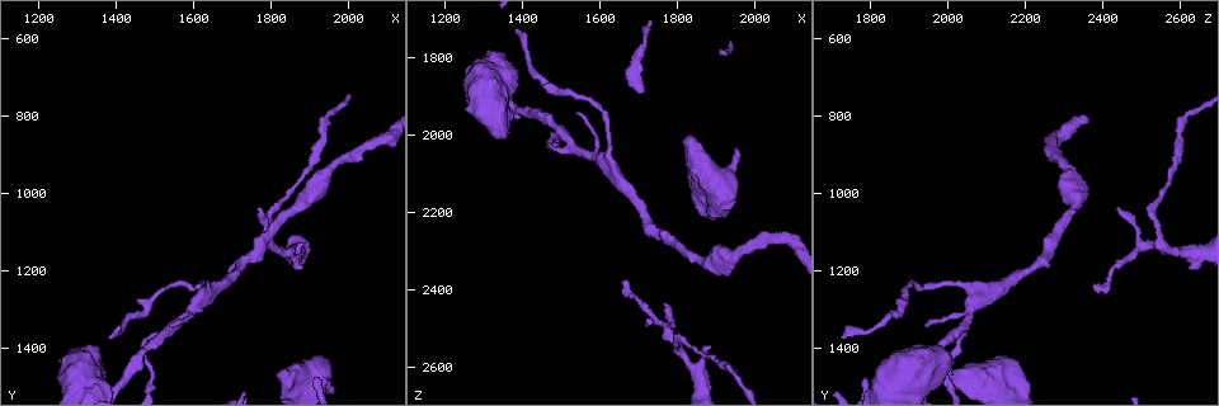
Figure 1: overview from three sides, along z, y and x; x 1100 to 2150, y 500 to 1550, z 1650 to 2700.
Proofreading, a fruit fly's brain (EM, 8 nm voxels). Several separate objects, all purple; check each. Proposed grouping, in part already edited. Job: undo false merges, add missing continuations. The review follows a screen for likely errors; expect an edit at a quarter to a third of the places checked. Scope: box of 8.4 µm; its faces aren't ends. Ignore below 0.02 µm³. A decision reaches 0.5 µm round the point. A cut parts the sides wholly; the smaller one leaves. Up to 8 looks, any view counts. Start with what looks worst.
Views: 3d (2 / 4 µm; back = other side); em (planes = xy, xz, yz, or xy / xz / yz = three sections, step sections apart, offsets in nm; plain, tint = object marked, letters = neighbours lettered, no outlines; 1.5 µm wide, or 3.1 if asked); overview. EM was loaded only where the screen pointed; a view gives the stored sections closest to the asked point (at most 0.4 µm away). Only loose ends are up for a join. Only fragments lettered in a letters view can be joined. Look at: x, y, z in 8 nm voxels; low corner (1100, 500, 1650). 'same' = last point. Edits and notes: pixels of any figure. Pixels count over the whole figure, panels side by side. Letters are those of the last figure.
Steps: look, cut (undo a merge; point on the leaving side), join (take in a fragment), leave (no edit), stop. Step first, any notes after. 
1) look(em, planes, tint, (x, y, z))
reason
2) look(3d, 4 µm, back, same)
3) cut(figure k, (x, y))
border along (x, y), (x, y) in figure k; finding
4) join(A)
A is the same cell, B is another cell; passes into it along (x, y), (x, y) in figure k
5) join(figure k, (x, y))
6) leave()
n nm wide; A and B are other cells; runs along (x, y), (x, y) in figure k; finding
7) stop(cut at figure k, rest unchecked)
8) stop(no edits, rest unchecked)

look(3d, 4 µm, (1880, 1120, 2545))
free end

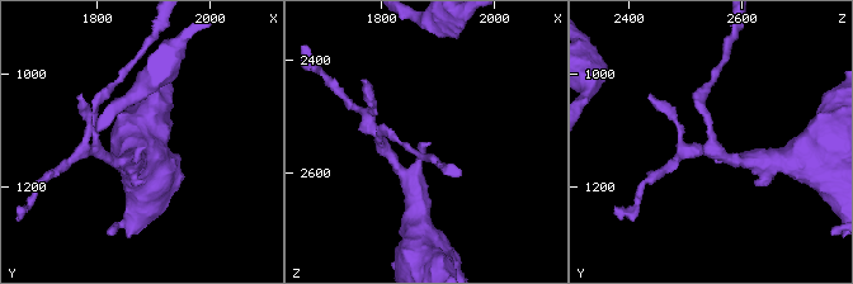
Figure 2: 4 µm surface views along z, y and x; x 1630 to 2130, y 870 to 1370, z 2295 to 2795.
look(em, yz, step 4, tint, (1880, 1130, 2545))
now the EM

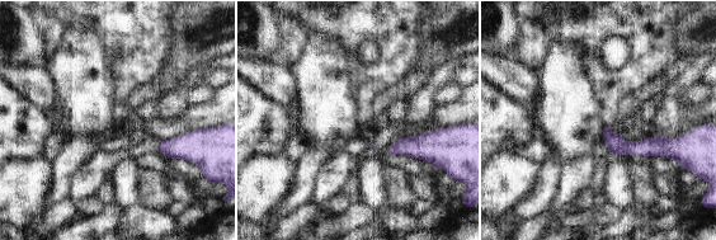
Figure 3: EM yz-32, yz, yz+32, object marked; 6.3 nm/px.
look(em, planes, letters, same)

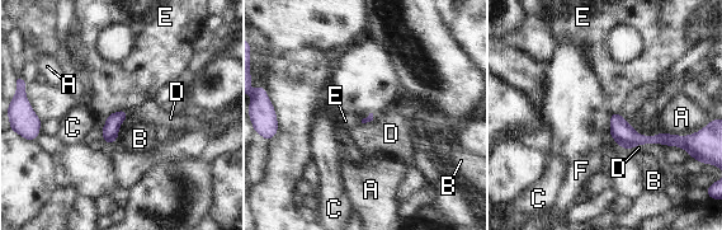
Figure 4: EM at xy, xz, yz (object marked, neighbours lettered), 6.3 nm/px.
leave()
A, B, C, D, E and F are other cells; runs along (613, 117), (633, 139), (679, 141) in figure 4; none of them fits

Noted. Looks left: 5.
look(em, planes, plain, (1385, 1370, 1725))
long arm stops here

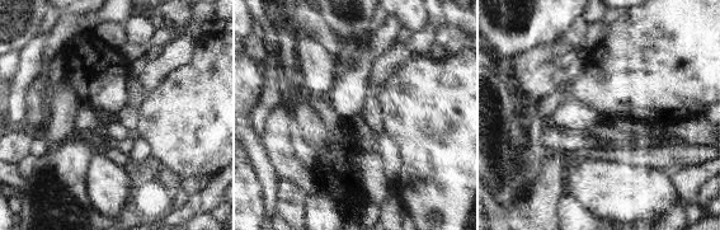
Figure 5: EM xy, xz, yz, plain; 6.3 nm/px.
look(em, planes, letters, same)
what lies round it

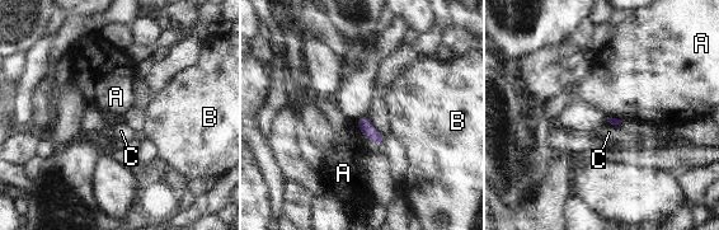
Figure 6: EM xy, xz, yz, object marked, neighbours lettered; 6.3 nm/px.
leave()
A, B and C are other cells; border along (355, 121), (361, 132) in figure 6; no lettered fragment goes on from it

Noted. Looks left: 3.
look(em, planes, letters, (1660, 1235, 2375))
free end

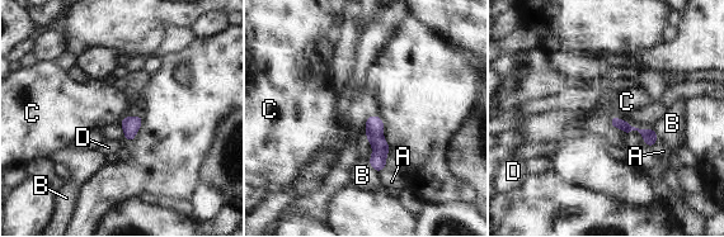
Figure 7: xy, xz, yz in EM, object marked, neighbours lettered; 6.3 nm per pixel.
join(D)
D is the same cell, A, B and C are other cells; the cell continues

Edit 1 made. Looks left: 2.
stop(join at figure 7, rest unchecked)

